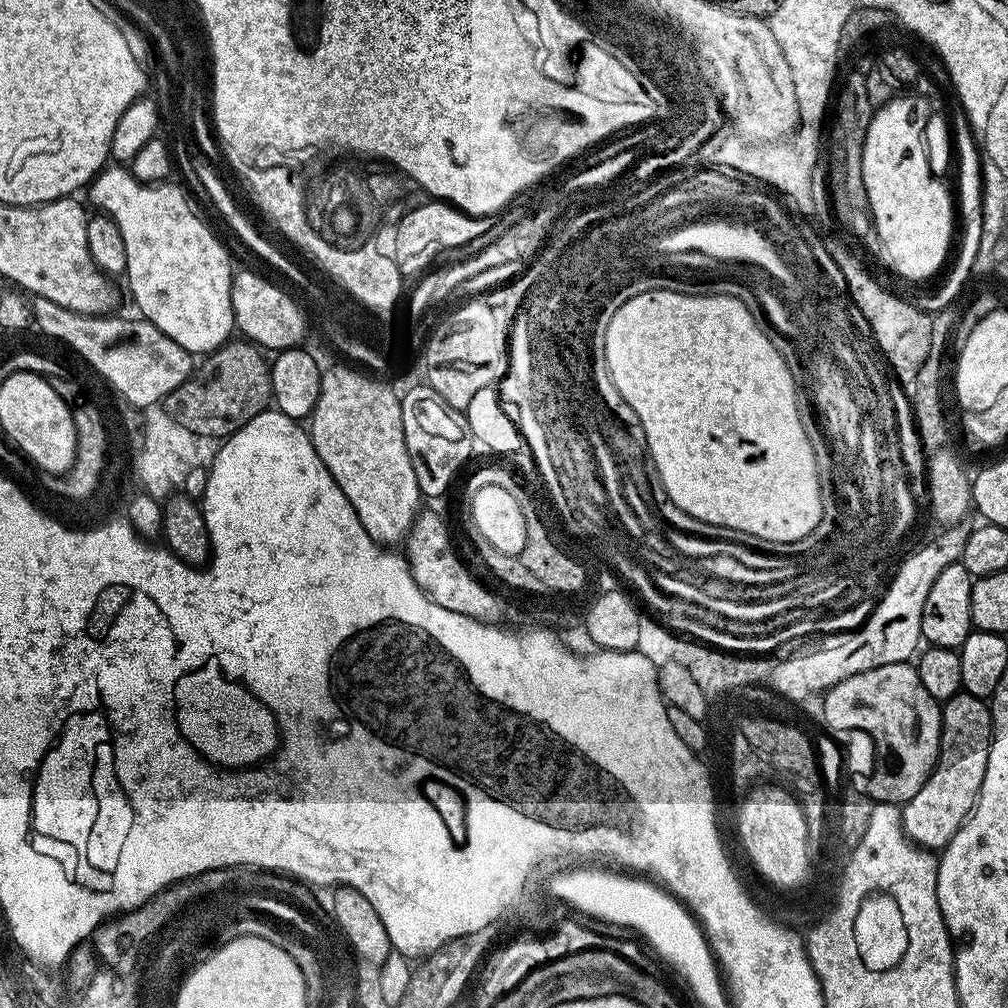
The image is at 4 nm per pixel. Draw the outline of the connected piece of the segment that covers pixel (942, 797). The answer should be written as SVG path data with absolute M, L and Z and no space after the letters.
M963 690L943 701L940 714L940 753L936 756L936 764L932 767L932 773L928 780L914 794L914 798L904 801L900 817L904 823L904 832L913 844L919 848L929 850L943 850L958 834L958 830L976 806L976 800L982 790L982 778L986 778L986 762L990 758L990 746L992 745L992 710L987 699L975 696Z

